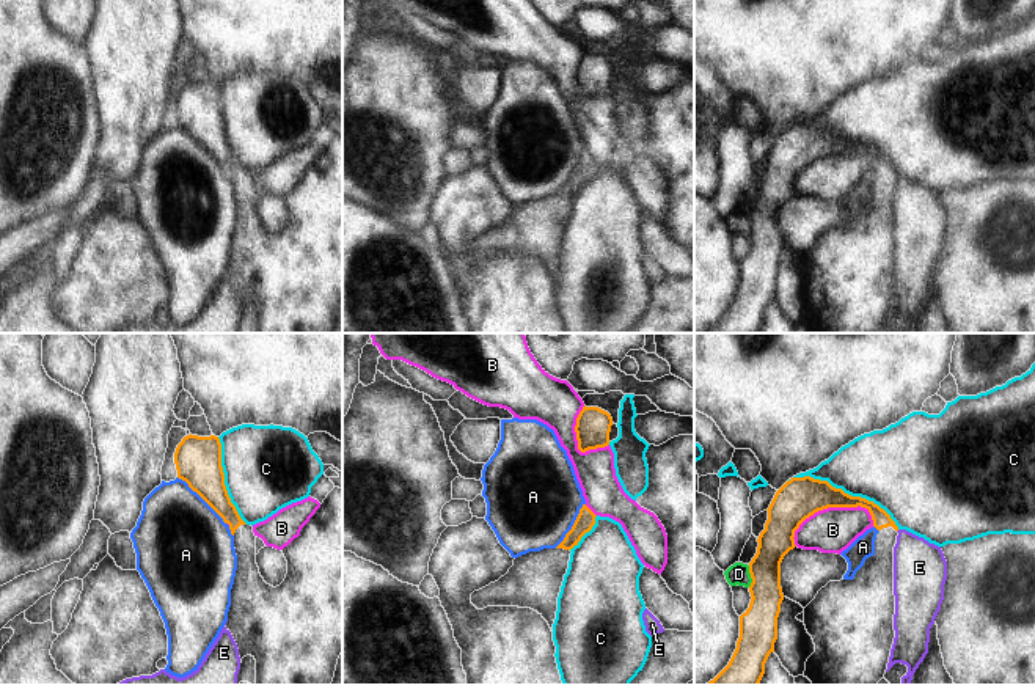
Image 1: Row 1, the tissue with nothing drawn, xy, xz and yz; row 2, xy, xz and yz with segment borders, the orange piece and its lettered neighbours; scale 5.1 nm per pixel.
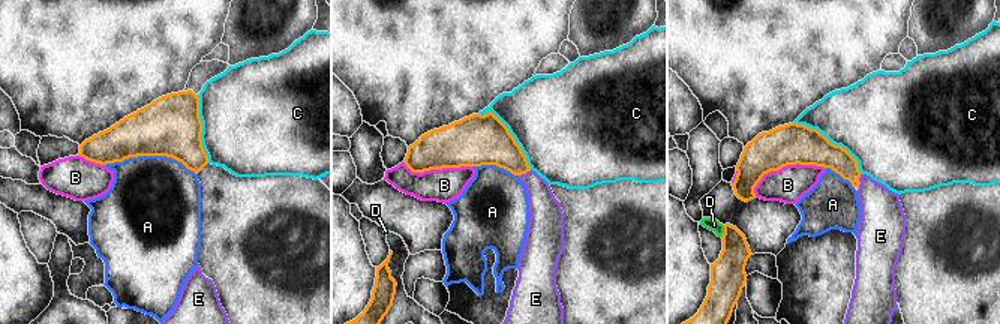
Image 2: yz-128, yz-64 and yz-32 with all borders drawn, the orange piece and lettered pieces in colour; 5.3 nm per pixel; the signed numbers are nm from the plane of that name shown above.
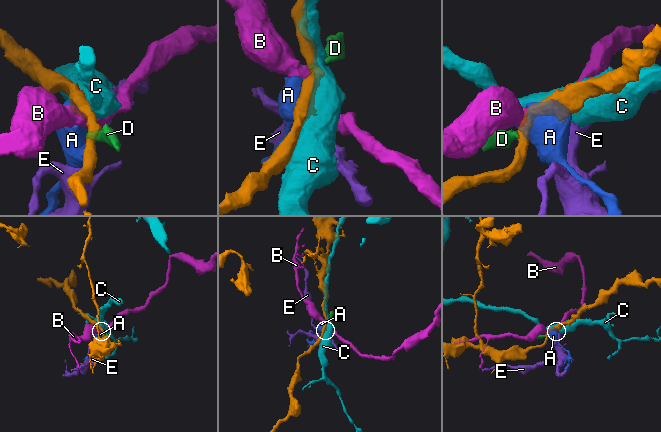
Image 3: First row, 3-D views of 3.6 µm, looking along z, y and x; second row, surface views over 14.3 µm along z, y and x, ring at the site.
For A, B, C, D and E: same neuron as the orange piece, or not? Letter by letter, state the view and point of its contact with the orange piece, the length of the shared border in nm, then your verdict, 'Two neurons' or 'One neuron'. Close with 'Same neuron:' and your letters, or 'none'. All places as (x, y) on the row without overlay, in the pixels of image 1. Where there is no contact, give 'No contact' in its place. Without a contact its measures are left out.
A: Touches orange at xy (203, 146). Shared border 340 nm. Two neurons
B: Touches orange at yz (828, 154). Shared border 440 nm. Two neurons
C: Touches orange at yz (847, 142). Shared border 600 nm. Two neurons
D: Touches orange at yz (751, 225). Shared border 110 nm. Two neurons
E: Touches orange at xy (228, 172). Shared border 30 nm. Two neurons
Same neuron: none

